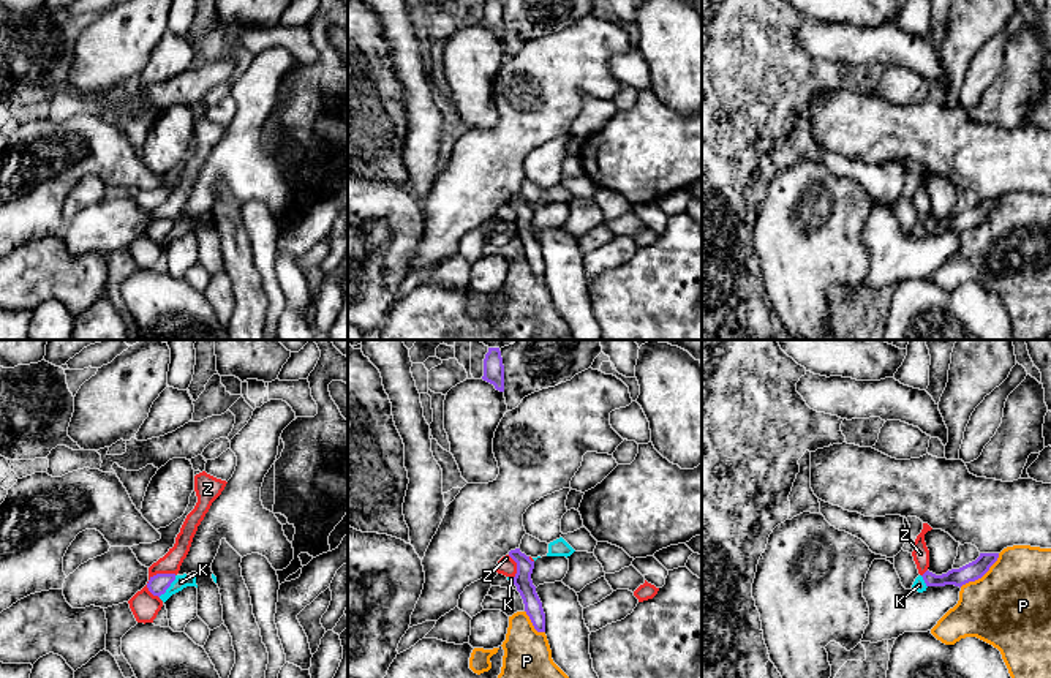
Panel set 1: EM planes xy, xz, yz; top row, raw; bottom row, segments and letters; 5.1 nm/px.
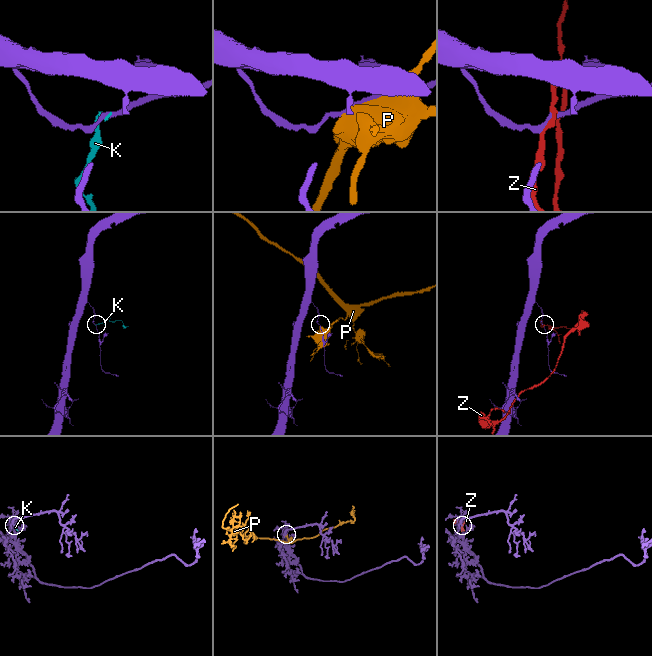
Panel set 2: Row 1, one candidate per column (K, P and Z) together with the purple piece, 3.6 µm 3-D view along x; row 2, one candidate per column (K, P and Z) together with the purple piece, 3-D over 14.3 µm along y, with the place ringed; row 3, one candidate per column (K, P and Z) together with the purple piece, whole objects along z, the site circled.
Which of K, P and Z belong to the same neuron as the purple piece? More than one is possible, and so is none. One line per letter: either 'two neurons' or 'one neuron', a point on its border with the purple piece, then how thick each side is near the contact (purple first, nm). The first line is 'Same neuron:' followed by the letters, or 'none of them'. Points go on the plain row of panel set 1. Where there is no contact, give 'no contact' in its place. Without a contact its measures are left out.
Same neuron: none of them
K: two neurons; contact xy (169, 231); calibres 100 and 70 nm
P: two neurons; contact yz (982, 222); calibres 90 and 420 nm
Z: two neurons; contact xy (158, 220); calibres 100 and 100 nm

